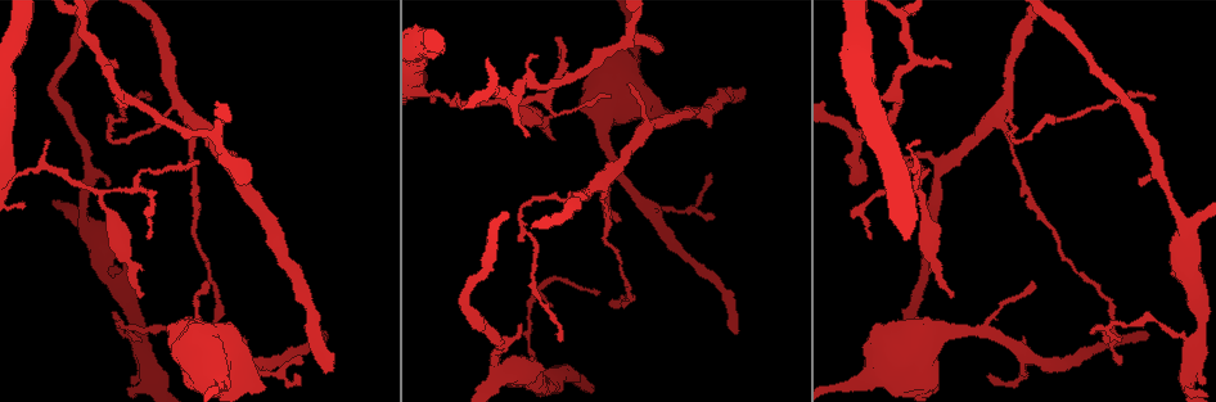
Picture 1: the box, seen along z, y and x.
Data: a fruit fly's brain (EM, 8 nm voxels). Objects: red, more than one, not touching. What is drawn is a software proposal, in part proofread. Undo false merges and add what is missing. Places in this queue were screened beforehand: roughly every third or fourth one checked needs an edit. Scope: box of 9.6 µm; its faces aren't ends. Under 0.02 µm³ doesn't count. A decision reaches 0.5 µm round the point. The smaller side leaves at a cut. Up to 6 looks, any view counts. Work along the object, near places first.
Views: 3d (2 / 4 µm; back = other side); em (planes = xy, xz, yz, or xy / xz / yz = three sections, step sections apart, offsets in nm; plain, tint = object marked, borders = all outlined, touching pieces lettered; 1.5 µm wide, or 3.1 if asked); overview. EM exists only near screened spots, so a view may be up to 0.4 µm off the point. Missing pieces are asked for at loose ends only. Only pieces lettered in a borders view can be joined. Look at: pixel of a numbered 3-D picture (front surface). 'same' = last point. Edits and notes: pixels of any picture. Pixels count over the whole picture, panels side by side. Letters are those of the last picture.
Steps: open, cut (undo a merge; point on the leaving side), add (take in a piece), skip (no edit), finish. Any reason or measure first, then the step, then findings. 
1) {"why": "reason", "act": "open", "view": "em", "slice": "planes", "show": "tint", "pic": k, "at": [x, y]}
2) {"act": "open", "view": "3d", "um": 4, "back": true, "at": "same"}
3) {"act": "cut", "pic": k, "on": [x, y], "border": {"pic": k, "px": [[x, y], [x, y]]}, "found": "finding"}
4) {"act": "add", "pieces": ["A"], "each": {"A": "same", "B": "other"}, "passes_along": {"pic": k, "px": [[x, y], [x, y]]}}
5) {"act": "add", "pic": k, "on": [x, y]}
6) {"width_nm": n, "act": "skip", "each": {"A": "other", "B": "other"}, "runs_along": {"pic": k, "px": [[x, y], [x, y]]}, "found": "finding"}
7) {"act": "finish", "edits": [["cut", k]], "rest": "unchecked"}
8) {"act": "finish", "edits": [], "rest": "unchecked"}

{"why": "tapers out", "act": "open", "view": "em", "slice": "xz", "step": 4, "show": "tint", "pic": 1, "at": [461, 106]}

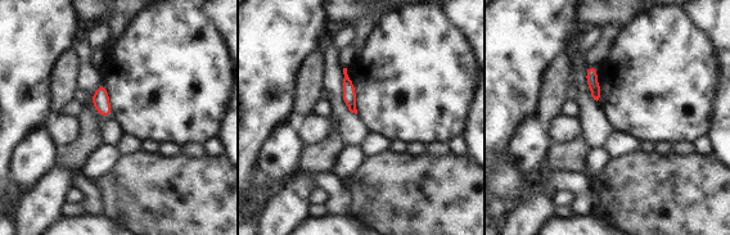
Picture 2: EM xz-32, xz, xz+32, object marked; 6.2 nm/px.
{"why": "cut it another way", "act": "open", "view": "em", "slice": "planes", "show": "borders", "at": "same"}

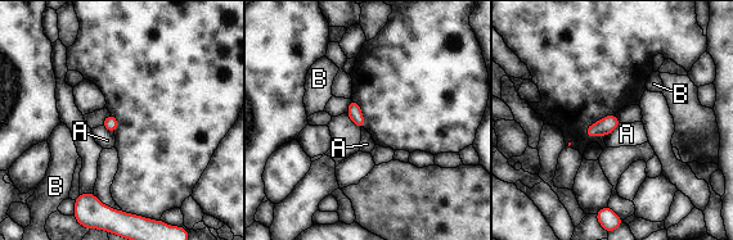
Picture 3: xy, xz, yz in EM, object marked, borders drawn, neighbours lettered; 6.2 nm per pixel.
{"act": "skip", "each": {"A": "other", "B": "other"}, "border": {"pic": 3, "px": [[621, 123], [606, 136]]}, "found": "no lettered piece goes on from it"}

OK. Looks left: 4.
{"why": "free end", "act": "open", "view": "em", "slice": "planes", "show": "plain", "pic": 1, "at": [949, 66]}

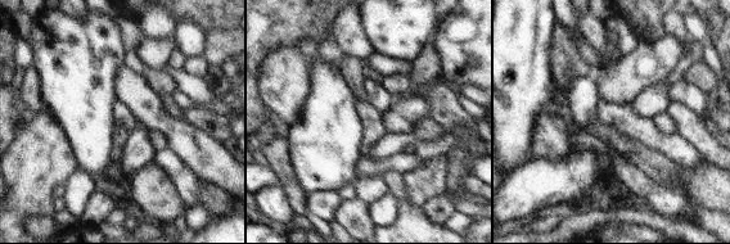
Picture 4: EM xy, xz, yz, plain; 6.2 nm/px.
{"act": "open", "view": "em", "slice": "planes", "show": "borders", "at": "same"}

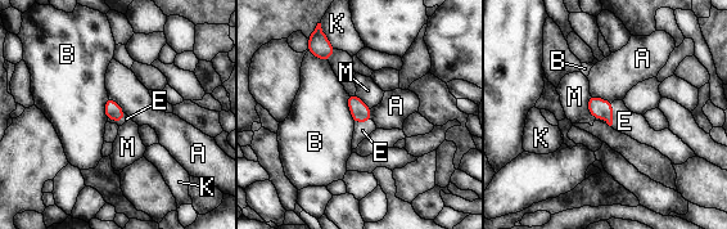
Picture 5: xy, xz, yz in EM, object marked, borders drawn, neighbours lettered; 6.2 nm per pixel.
{"act": "add", "pieces": ["E"], "each": {"A": "other", "B": "other", "E": "same", "K": "other", "M": "other"}, "passes_along": {"pic": 5, "px": [[600, 108], [612, 113], [624, 121]]}, "found": "it goes on there"}

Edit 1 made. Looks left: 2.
{"act": "finish", "edits": [["add", 5]], "rest": "unchecked"}

